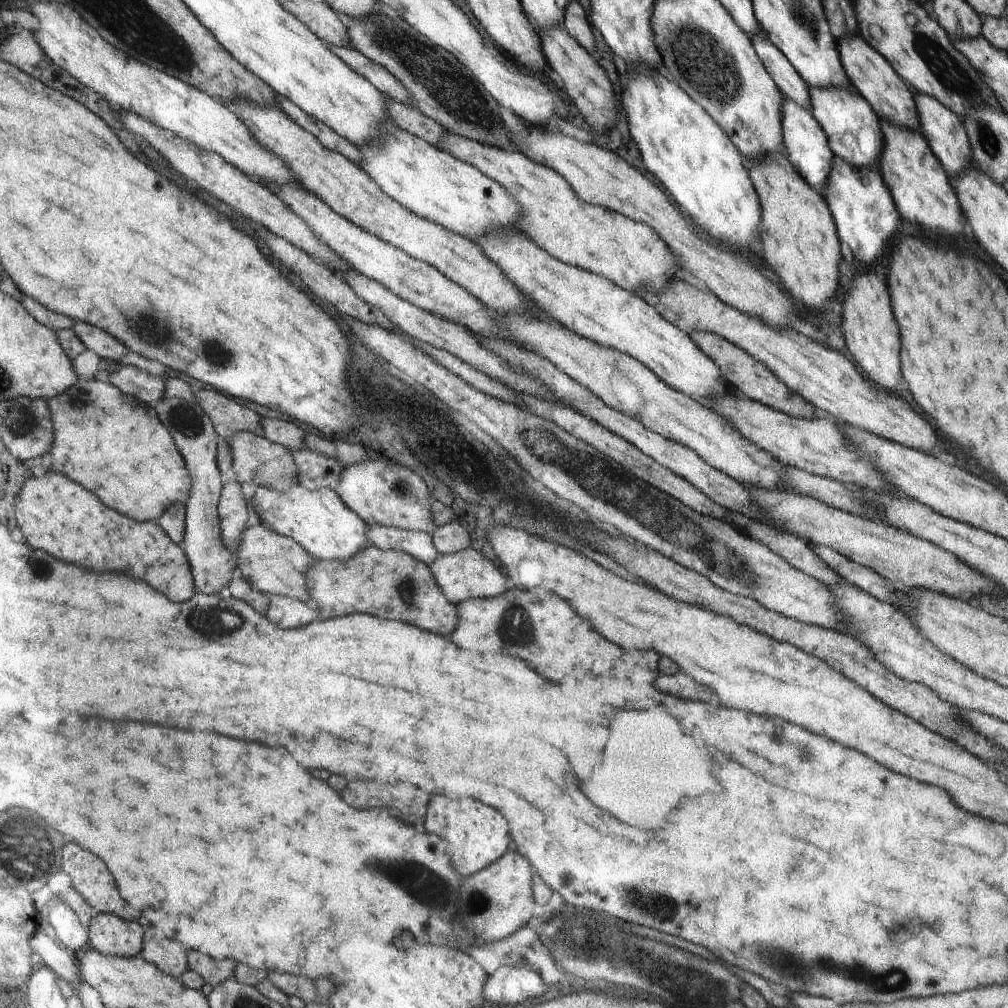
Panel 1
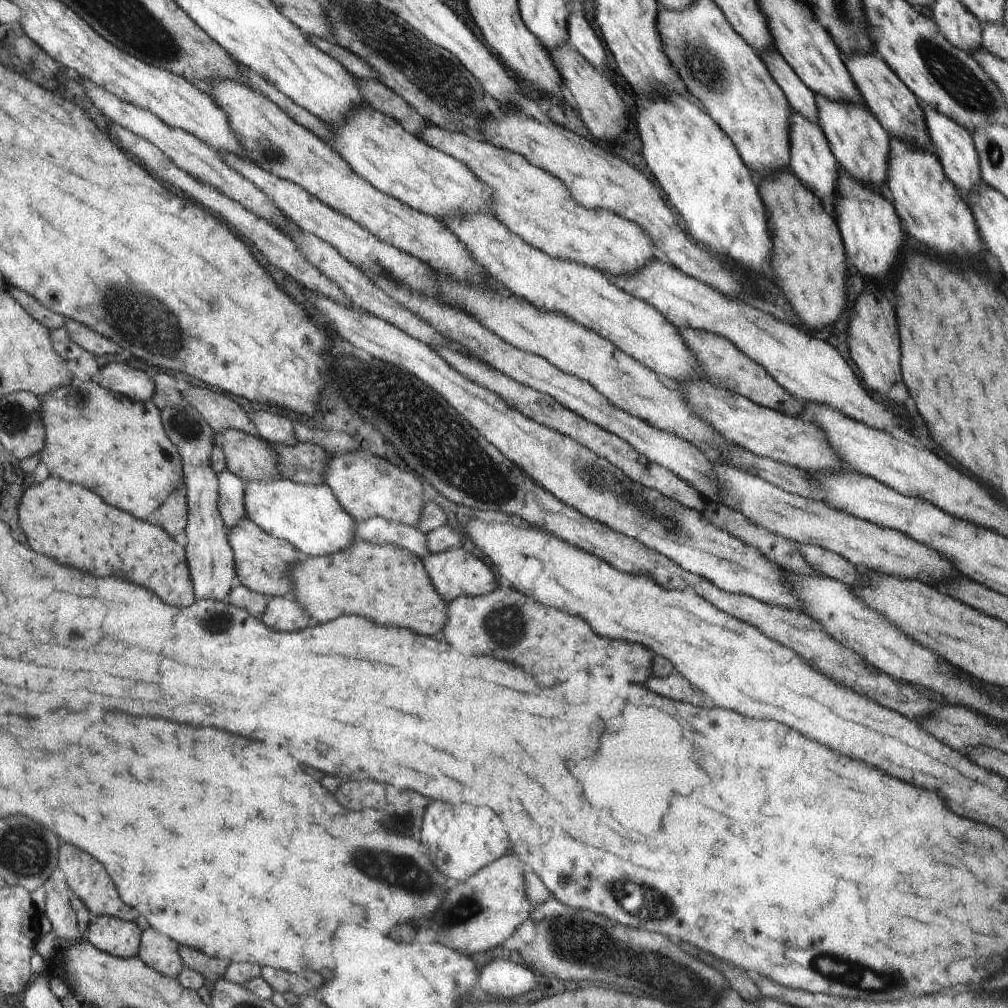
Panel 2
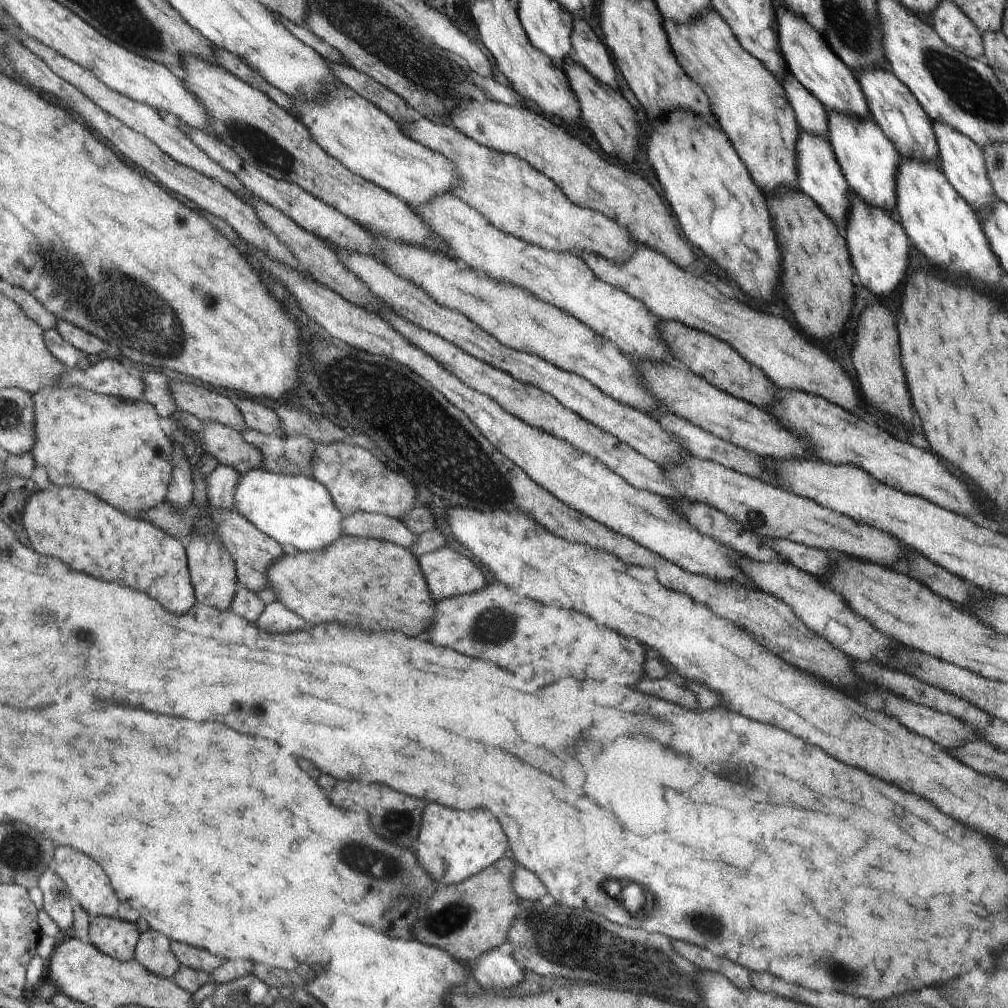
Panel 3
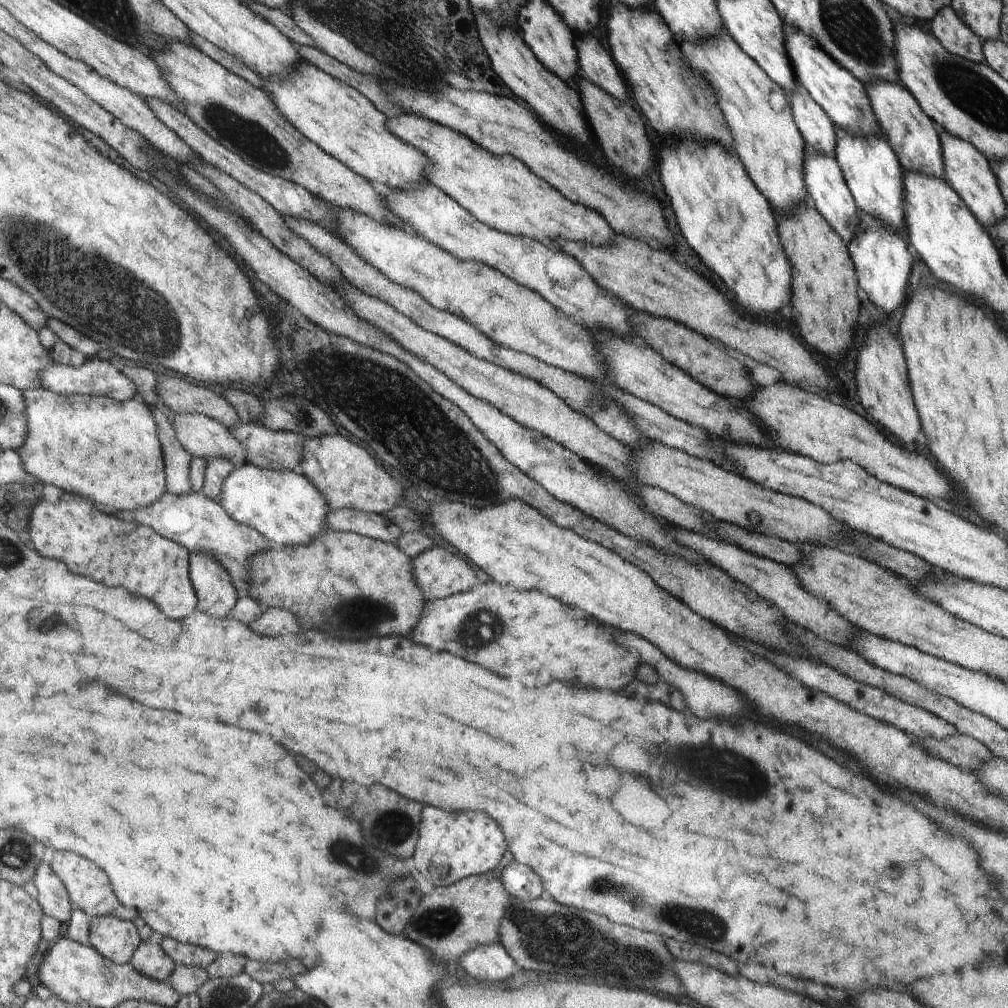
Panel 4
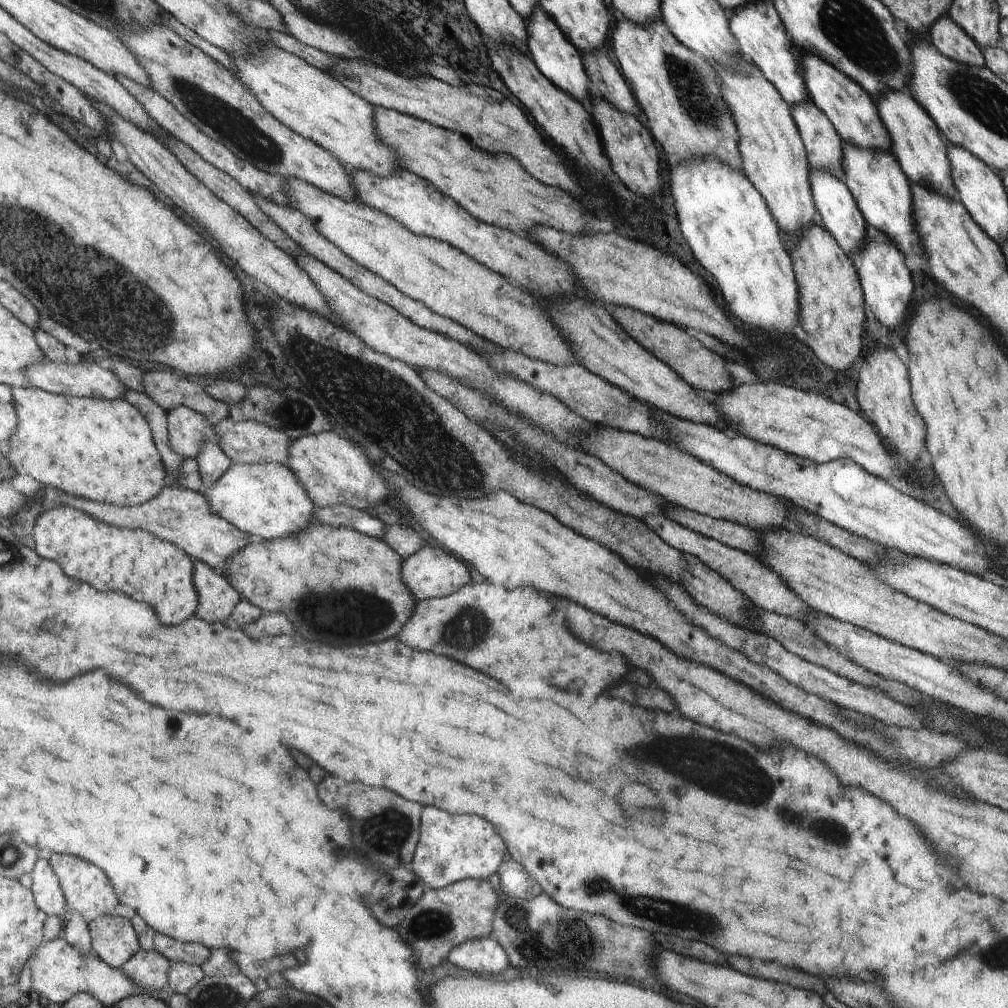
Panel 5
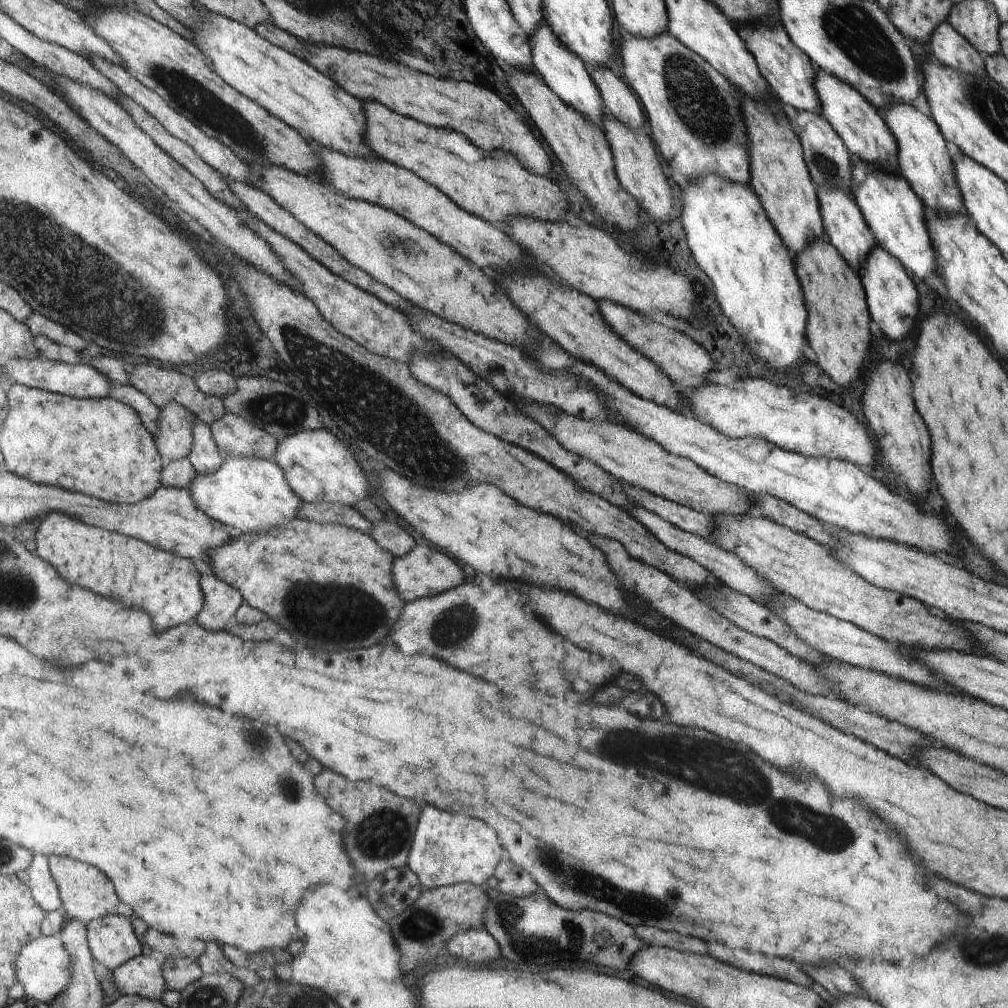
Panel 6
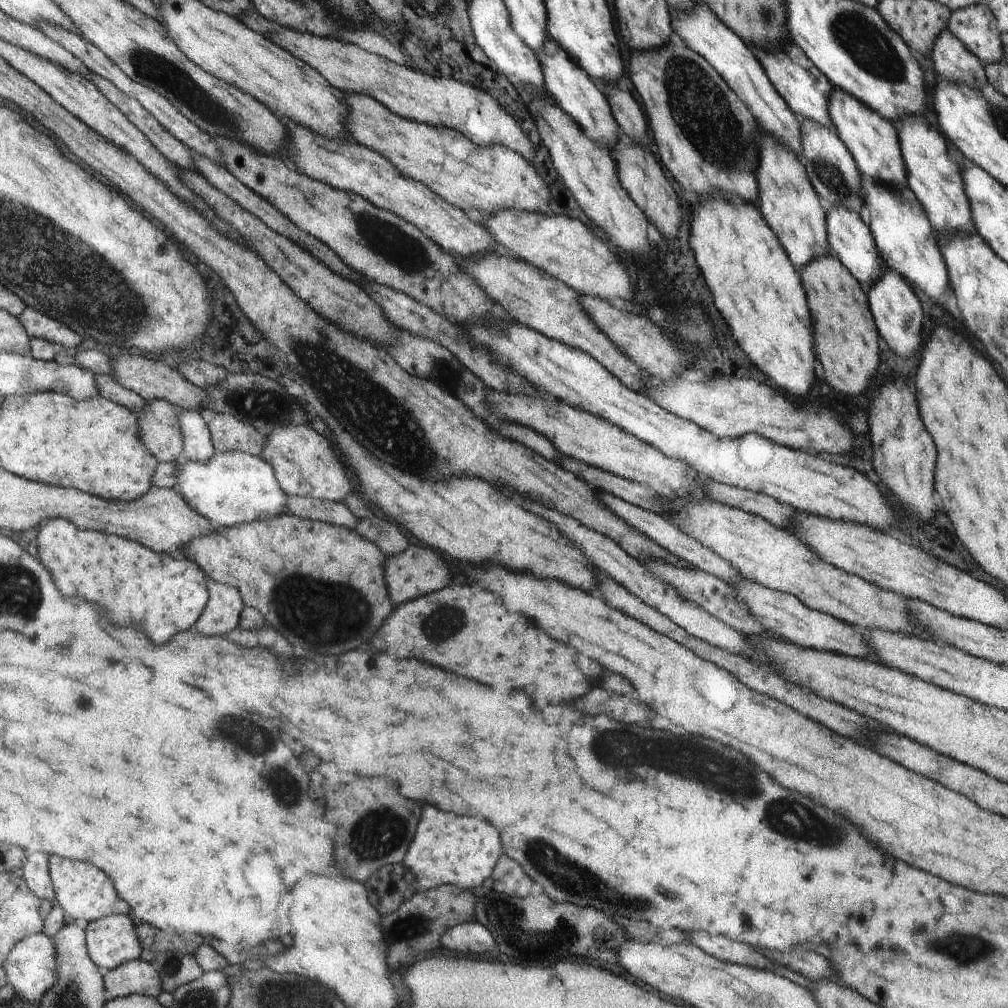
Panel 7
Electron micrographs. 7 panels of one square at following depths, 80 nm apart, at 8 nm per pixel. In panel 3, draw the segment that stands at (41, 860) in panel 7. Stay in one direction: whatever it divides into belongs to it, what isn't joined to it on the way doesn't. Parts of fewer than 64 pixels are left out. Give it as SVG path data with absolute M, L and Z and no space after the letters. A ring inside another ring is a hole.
M48 868L44 872L39 880L38 887L42 890L44 910L56 922L59 935L74 936L74 900L69 888L54 872L53 868Z

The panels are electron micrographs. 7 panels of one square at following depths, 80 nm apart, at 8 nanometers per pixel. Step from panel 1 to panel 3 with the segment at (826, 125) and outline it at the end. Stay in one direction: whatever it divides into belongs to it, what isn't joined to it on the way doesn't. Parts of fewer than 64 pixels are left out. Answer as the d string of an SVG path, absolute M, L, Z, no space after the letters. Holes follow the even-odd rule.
M827 111L827 115L830 121L827 138L834 149L835 156L838 158L840 168L847 179L847 183L850 185L851 192L861 196L867 203L882 207L891 214L898 202L895 193L895 178L900 170L901 160L899 151L895 148L892 140L873 119L860 119L836 111Z

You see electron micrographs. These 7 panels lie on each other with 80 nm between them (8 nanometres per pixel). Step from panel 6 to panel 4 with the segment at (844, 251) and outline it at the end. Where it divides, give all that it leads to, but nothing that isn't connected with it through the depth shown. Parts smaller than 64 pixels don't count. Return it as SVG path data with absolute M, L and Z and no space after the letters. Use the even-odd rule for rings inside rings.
M805 148L807 160L804 162L804 176L811 205L828 221L833 229L849 244L859 230L860 208L855 203L854 194L847 184L838 161L832 155L823 155L820 151Z

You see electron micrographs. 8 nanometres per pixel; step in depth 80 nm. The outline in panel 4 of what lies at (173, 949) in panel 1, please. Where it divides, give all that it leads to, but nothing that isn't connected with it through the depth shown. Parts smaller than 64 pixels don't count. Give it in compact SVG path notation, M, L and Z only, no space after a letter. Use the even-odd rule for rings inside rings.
M152 936L150 939L145 940L142 944L139 944L139 947L136 948L135 954L132 955L131 965L138 971L151 977L154 980L168 983L171 974L176 969L175 961L171 959L171 956L168 956L167 952L164 952L162 944L160 944L162 937Z

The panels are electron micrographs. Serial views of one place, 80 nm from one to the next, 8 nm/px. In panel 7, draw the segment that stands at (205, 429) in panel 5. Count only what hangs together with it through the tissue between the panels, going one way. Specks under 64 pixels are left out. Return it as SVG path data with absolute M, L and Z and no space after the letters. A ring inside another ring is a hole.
M165 400L148 401L142 415L138 415L141 426L141 439L149 452L156 456L160 463L178 462L183 458L184 436L179 423L180 407Z

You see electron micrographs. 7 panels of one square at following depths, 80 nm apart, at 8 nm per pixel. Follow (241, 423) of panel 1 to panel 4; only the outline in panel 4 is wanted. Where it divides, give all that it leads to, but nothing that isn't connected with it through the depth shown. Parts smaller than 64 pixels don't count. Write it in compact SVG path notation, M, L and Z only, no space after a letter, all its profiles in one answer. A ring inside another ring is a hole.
M159 376L156 392L176 414L201 414L219 421L220 424L227 425L230 430L236 428L241 422L238 410L222 395L218 395L212 389L205 388L204 386L191 384L184 378Z

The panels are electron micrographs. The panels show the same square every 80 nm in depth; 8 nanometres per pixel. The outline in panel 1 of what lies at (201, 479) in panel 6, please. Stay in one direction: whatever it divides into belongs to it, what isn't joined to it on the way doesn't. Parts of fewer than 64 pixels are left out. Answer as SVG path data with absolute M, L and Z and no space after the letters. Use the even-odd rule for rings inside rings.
M302 485L290 486L286 491L256 488L251 516L266 528L285 537L292 537L318 561L346 562L359 554L369 542L369 525L352 509L348 509L335 490L307 489Z

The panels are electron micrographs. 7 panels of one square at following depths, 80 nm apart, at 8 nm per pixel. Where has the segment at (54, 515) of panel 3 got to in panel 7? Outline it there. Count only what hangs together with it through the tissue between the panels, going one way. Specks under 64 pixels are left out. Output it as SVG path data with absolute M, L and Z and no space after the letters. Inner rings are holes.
M62 518L45 521L36 542L40 560L52 568L52 576L56 576L56 584L64 588L64 596L78 594L84 600L100 604L104 610L108 606L108 614L116 624L142 624L144 628L146 622L146 632L156 644L168 642L174 630L194 624L207 605L208 578L192 560L156 554L120 536L80 530Z

